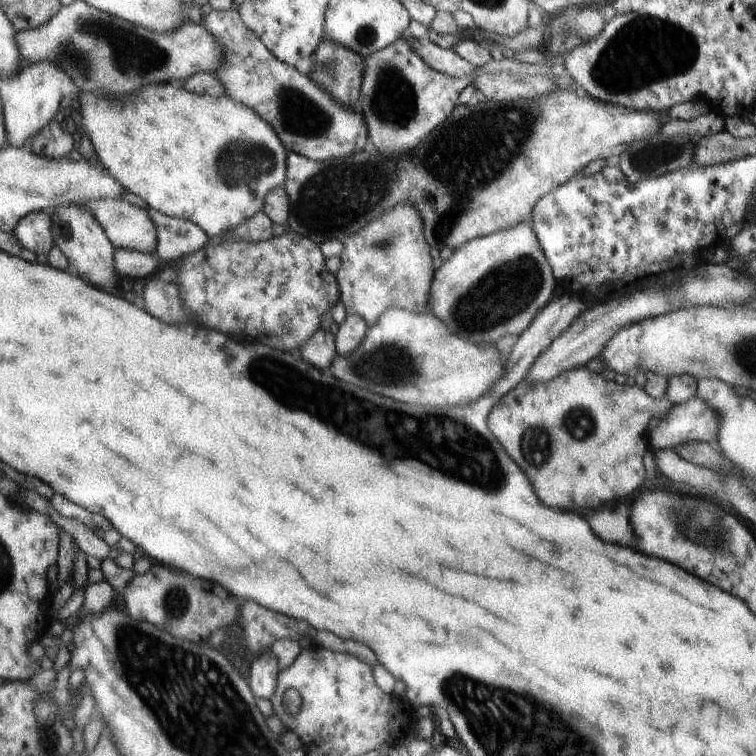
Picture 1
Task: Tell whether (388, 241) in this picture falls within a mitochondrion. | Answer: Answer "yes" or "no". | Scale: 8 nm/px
yes

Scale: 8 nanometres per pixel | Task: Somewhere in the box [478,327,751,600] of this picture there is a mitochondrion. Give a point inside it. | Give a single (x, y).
(705, 530)

